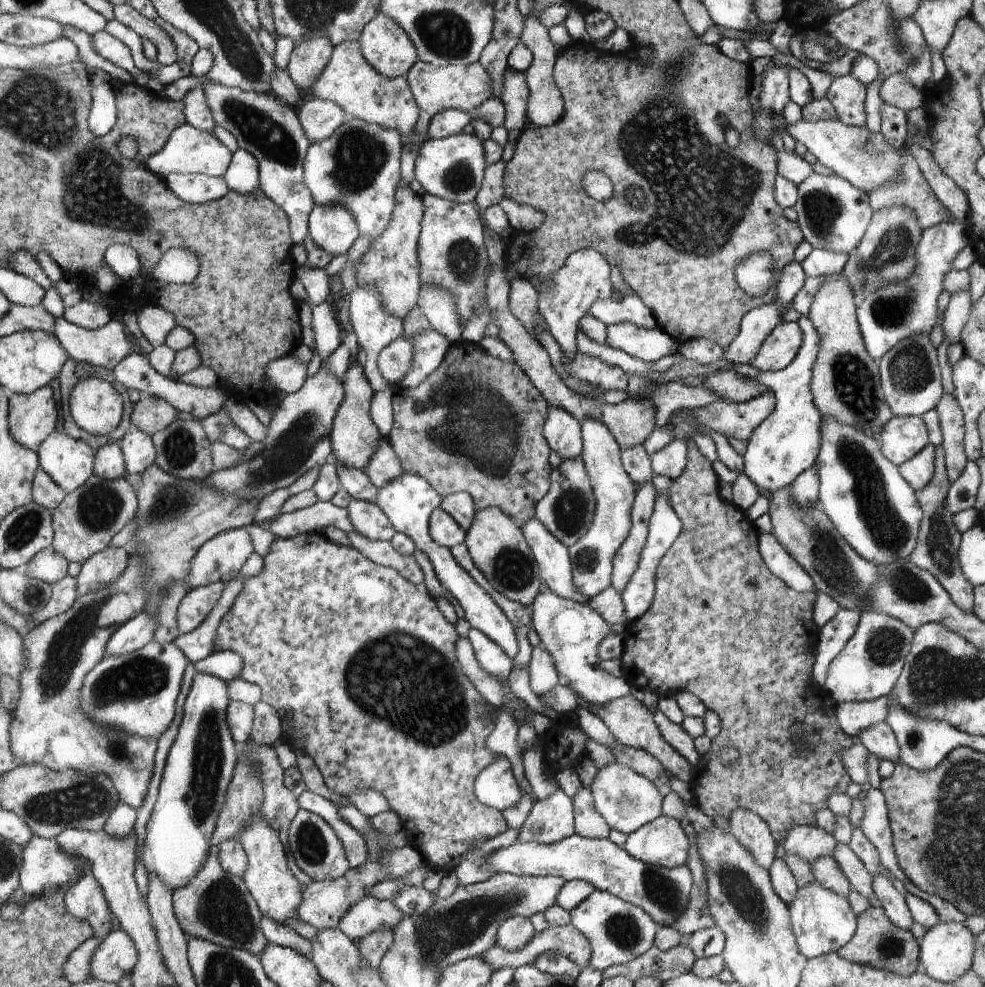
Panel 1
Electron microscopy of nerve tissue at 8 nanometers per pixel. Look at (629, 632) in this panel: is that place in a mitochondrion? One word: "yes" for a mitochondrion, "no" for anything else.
no

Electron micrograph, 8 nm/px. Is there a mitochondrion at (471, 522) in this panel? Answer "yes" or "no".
no

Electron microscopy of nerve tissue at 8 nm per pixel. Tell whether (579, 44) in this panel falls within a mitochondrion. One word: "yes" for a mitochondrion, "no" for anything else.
no

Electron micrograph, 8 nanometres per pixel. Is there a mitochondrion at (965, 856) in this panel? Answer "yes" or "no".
yes

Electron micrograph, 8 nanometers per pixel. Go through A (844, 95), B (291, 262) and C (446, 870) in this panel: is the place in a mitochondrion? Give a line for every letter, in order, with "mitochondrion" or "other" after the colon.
A: other
B: other
C: other

